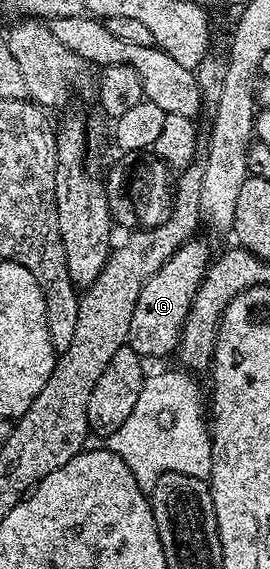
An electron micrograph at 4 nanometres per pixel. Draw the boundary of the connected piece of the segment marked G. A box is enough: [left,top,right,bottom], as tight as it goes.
[127,238,210,358]

